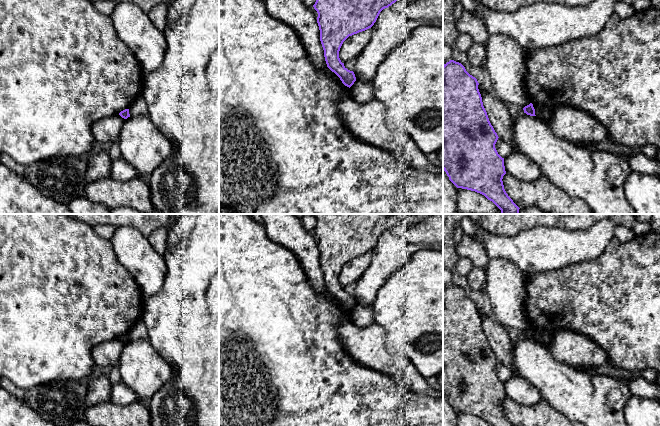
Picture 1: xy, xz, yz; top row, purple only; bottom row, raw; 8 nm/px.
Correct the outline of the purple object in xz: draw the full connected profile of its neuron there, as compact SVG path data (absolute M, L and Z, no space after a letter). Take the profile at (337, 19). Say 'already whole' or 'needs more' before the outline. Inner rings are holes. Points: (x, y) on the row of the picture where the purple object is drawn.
already whole; M316 0L313 5L318 13L317 23L320 30L320 41L324 50L327 67L334 72L342 83L351 87L356 81L353 71L348 70L339 58L339 51L343 42L359 32L371 28L380 12L391 6L397 0Z

